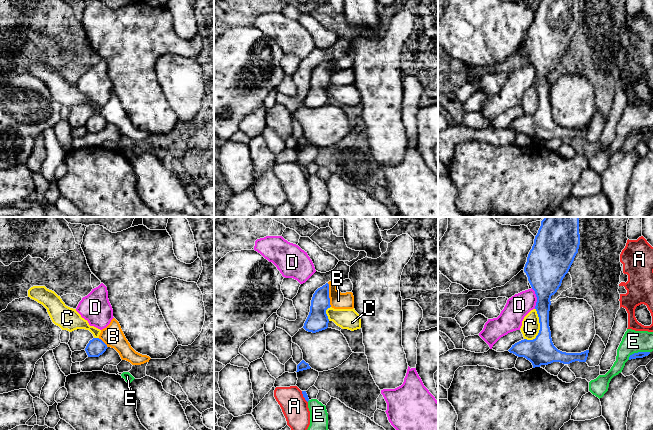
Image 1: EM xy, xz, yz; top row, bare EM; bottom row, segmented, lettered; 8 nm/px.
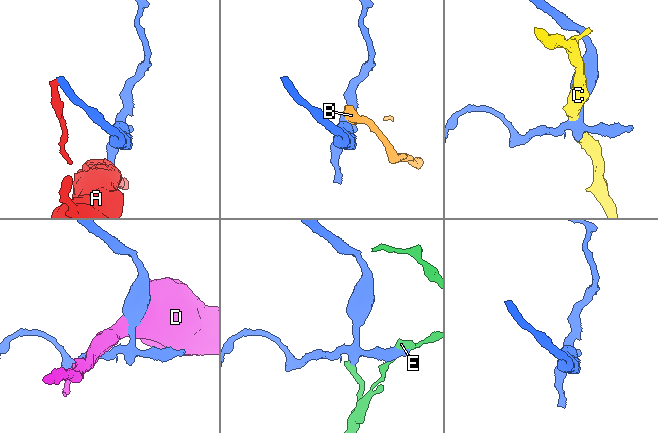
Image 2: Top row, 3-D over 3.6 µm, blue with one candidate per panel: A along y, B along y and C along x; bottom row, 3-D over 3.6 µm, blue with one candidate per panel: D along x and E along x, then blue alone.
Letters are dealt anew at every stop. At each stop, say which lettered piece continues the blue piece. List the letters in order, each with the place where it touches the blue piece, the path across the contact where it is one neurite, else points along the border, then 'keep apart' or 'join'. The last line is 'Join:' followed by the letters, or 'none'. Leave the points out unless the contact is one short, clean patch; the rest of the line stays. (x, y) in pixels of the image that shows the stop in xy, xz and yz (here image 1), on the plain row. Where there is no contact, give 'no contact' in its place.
A: meets blue in xz at (304, 173); keep apart
B: meets blue in xz at (328, 71); border along xz (327, 59), (331, 82); keep apart
C: meets blue in yz at (540, 103); border along yz (535, 84), (538, 90), (539, 108), (534, 114), (527, 116); keep apart
D: meets blue in yz at (537, 74); keep apart
E: meets blue in yz at (638, 128); keep apart
Join: none

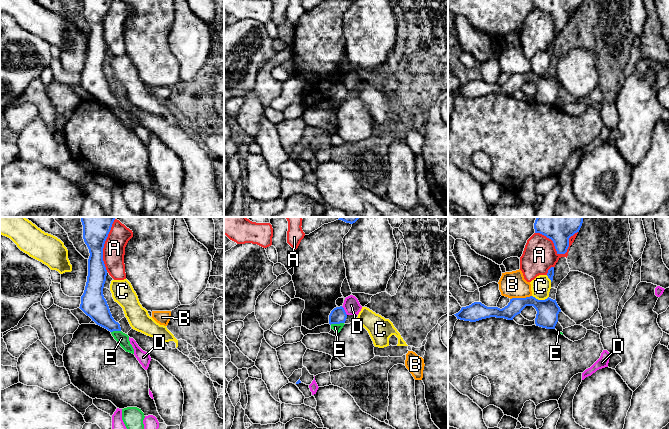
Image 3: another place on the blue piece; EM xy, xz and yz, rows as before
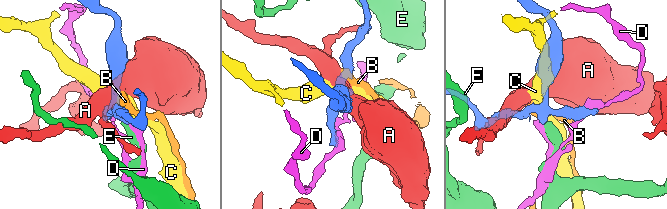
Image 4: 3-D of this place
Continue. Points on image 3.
A: meets blue in yz at (558, 29); keep apart
B: meets blue in yz at (520, 74); border along yz (531, 71), (510, 75); keep apart
C: meets blue in yz at (540, 76); border along yz (532, 71), (538, 75), (546, 75), (548, 73); keep apart
D: meets blue in xz at (344, 86); keep apart
E: meets blue in xz at (336, 99); border along xz (343, 98), (330, 100); keep apart
Join: none

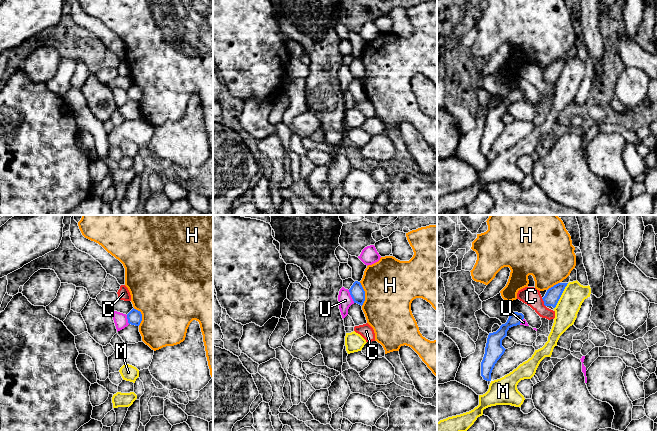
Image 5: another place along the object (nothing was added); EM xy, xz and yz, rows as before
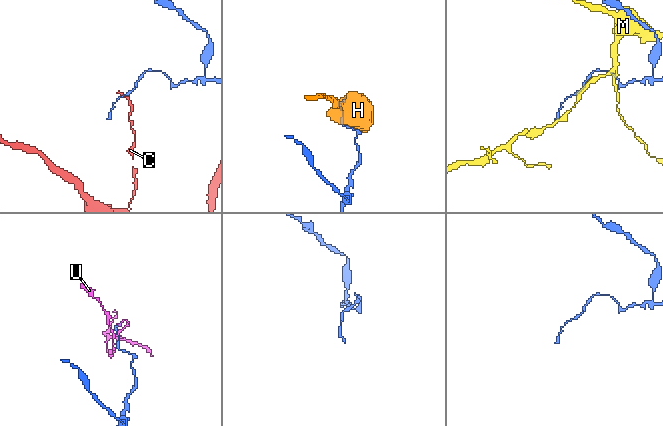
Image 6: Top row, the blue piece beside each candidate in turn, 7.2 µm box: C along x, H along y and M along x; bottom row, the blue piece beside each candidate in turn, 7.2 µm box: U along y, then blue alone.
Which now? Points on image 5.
C: meets blue in yz at (544, 78); border along yz (541, 74), (545, 82); keep apart
H: meets blue in xz at (364, 70); keep apart
M: meets blue in yz at (560, 72); keep apart
U: meets blue in xz at (351, 72); border along xz (348, 66), (354, 78); keep apart
Join: none

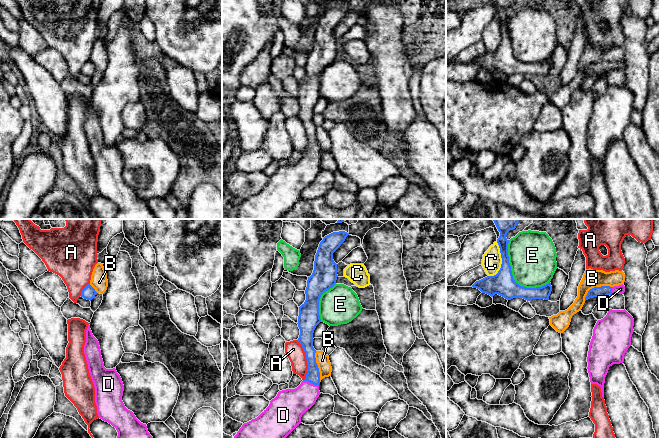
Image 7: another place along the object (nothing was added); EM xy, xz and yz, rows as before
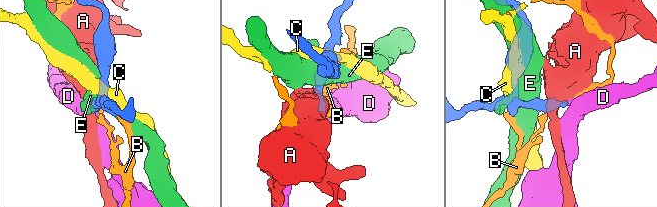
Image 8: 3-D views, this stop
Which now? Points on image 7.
A: meets blue in xz at (307, 136); keep apart
B: meets blue in yz at (595, 63); keep apart
C: meets blue in yz at (502, 37); border along yz (496, 17), (499, 23), (501, 43), (495, 50), (488, 52); keep apart
D: meets blue in xz at (311, 158); runs through xz (313, 151), (311, 158), (290, 180); join
E: meets blue in yz at (512, 53); keep apart
Join: D

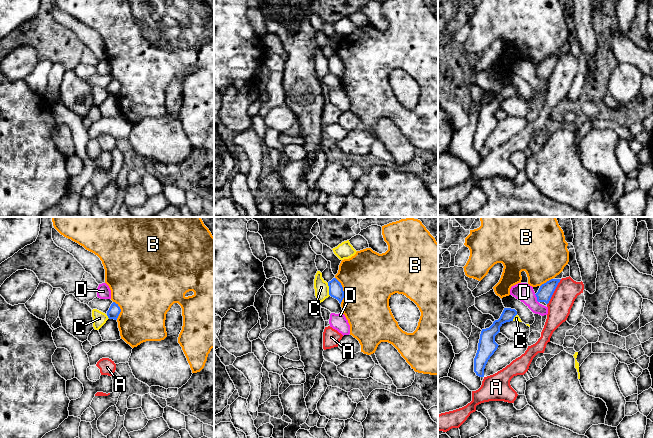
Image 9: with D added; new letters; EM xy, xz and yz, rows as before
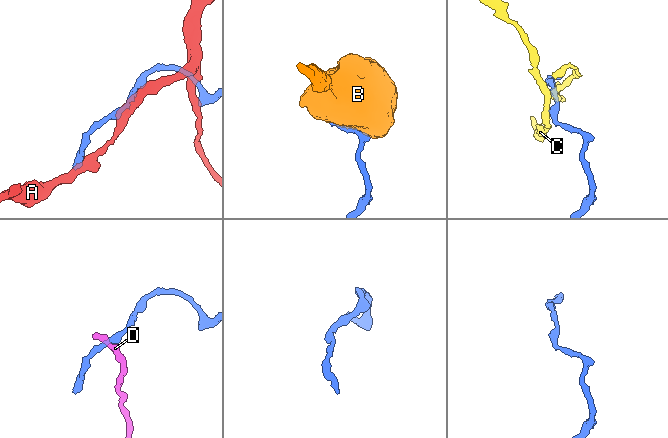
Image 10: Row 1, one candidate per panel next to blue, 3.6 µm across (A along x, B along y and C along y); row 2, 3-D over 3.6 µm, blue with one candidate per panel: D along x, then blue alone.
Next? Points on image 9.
A: meets blue in yz at (553, 68); keep apart
B: meets blue in xz at (342, 66); keep apart
C: meets blue in xz at (329, 65); border along xz (327, 59), (330, 71); keep apart
D: meets blue in yz at (537, 74); border along yz (534, 70), (538, 78); keep apart
Join: none

